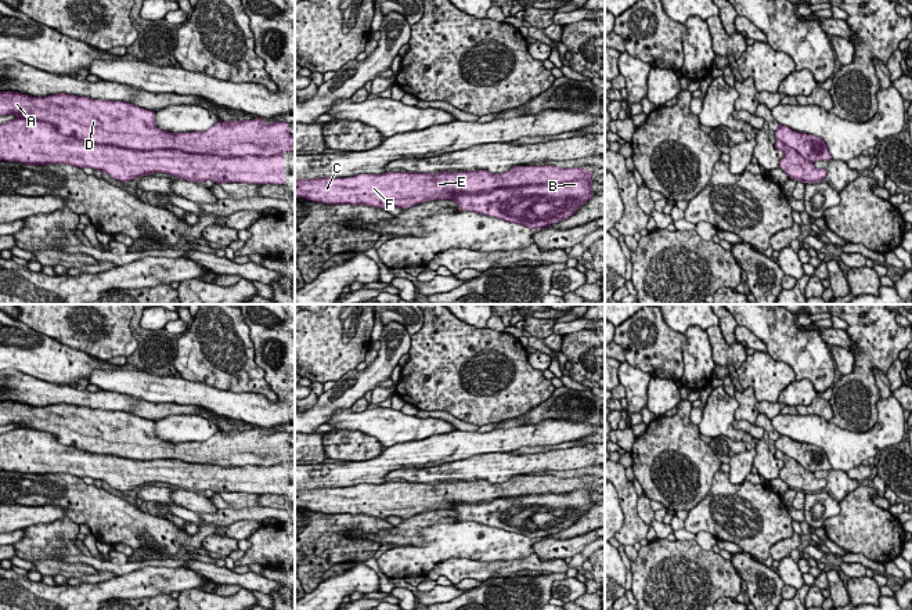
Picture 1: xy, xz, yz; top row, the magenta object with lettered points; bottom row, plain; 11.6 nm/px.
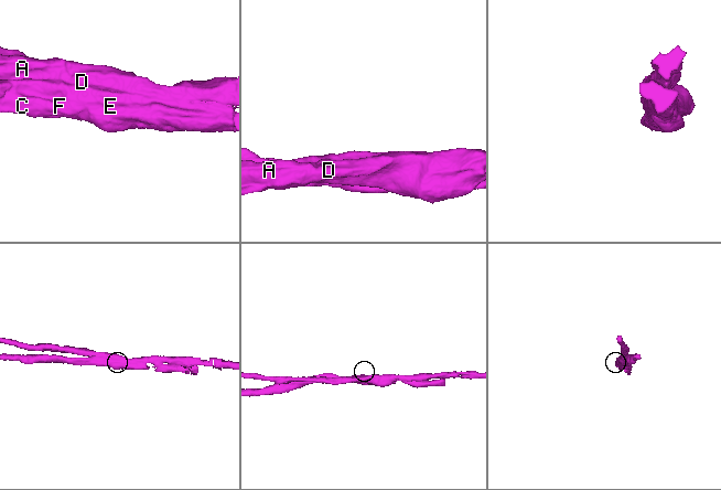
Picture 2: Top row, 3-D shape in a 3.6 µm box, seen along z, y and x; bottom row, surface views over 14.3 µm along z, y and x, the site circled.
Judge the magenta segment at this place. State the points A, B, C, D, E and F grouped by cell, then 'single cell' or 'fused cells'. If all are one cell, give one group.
groups A B D / C E F; fused cells

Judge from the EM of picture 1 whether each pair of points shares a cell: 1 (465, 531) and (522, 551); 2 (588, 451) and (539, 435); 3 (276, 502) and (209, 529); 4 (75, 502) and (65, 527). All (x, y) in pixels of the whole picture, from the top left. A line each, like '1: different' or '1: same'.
1: same
2: different
3: different
4: different

